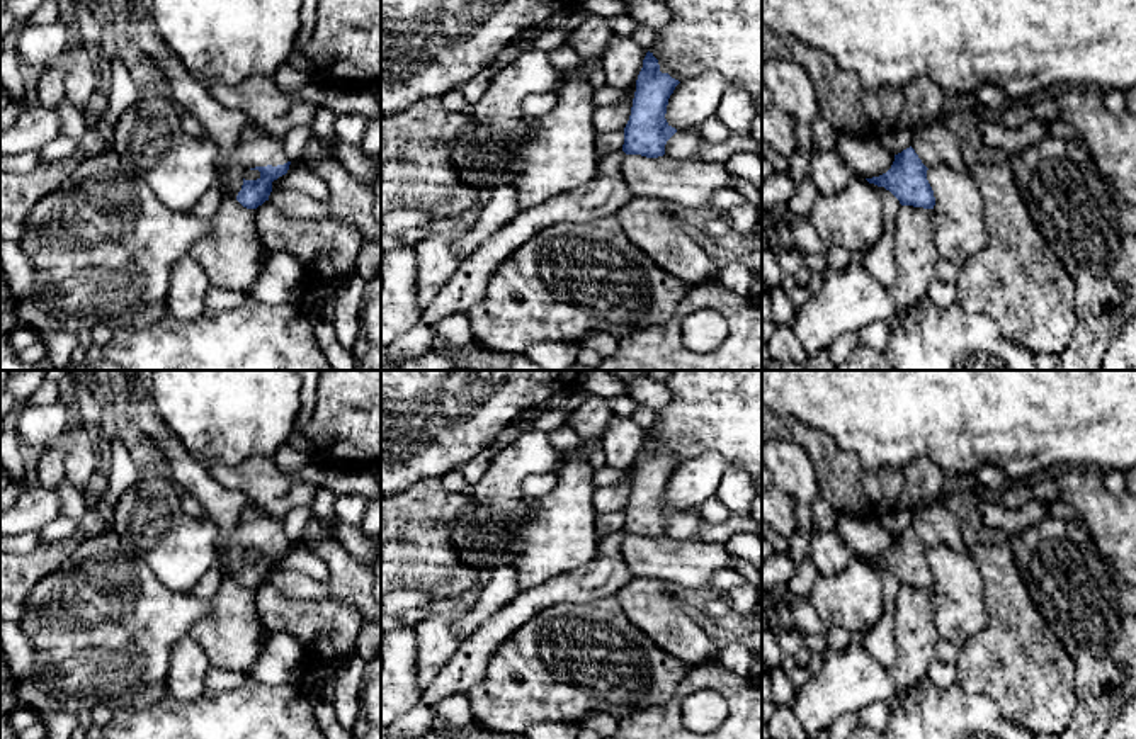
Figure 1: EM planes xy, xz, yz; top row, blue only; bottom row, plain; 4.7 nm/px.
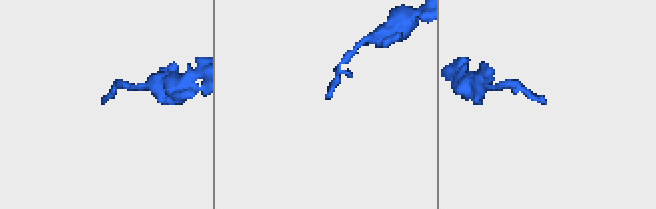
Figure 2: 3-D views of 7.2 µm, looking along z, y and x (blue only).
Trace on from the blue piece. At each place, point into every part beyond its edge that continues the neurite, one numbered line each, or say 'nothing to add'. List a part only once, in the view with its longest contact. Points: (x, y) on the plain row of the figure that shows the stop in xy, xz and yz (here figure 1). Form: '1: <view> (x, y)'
1: xy (257, 529)

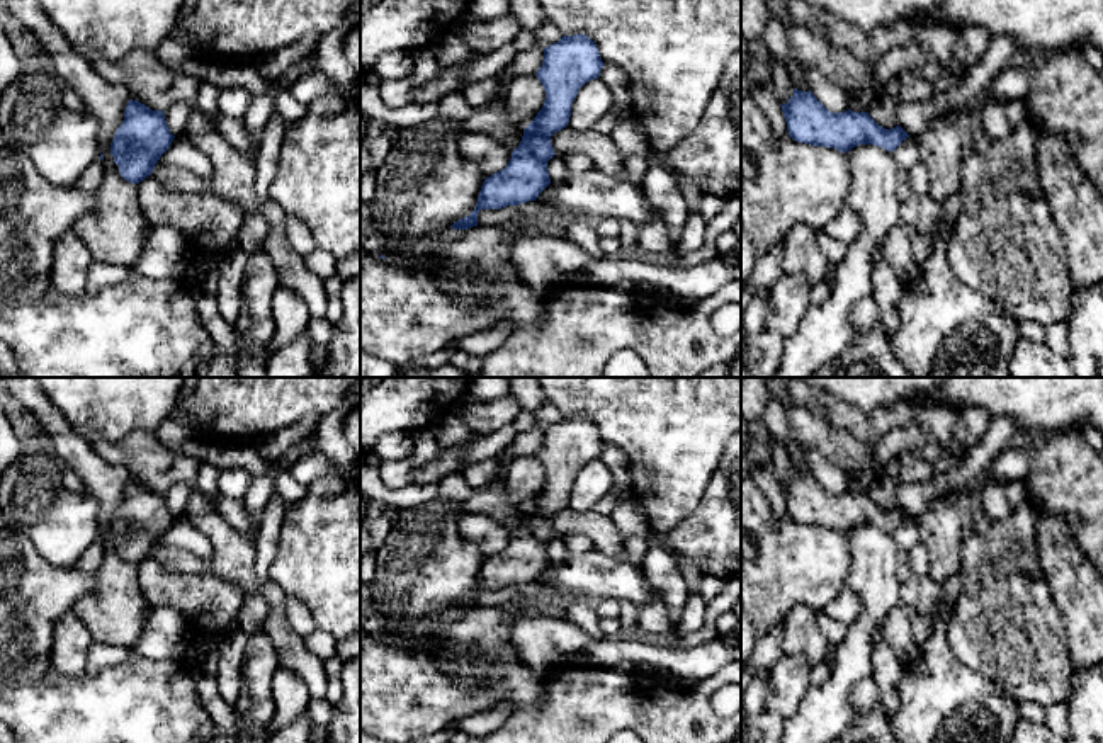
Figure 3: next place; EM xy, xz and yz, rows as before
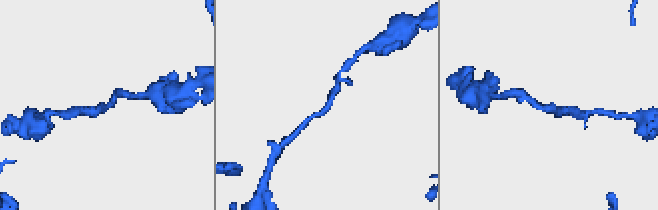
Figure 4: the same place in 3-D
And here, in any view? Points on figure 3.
nothing to add

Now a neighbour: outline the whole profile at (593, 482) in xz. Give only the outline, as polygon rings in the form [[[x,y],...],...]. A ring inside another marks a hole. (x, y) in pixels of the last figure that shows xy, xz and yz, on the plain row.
[[[602,459],[590,461],[578,471],[571,485],[568,508],[573,512],[591,510],[600,498],[612,491],[612,488],[614,476],[610,468]]]

